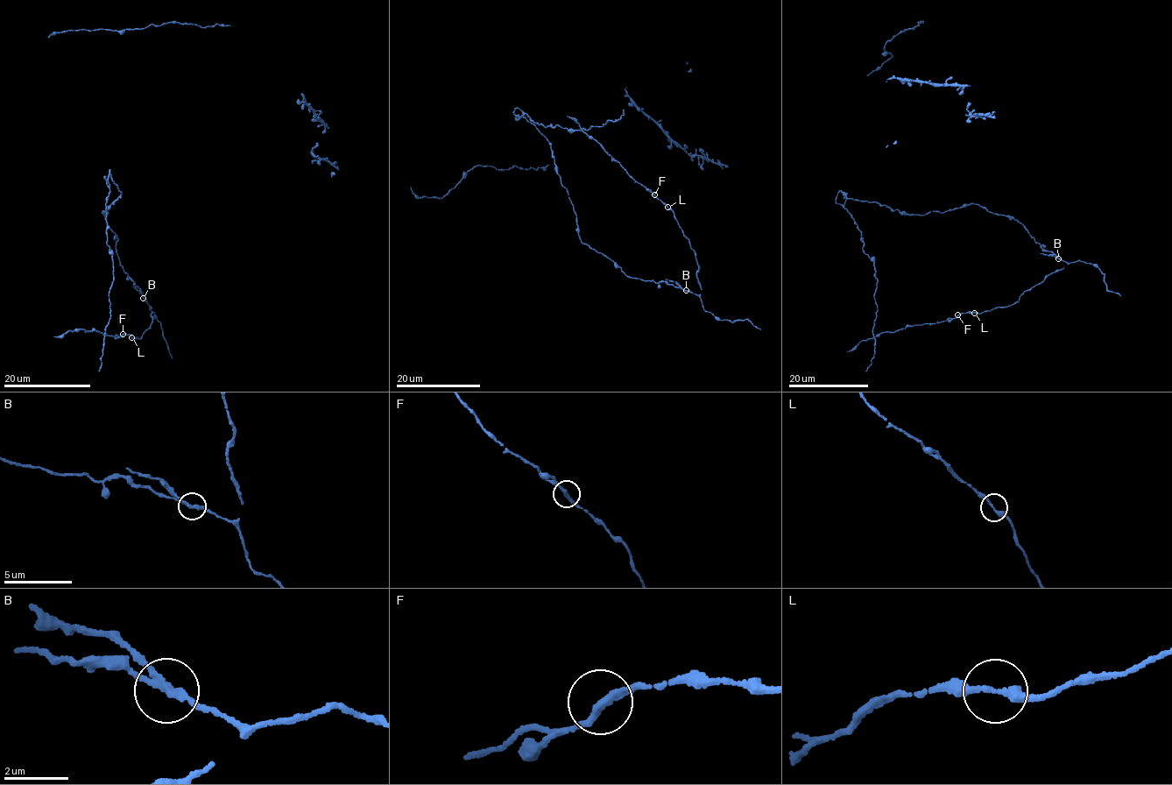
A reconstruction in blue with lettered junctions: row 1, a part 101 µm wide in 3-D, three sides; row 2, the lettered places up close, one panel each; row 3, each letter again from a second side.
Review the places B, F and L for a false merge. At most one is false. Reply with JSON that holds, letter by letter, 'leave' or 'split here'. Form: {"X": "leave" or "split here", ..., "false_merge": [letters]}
{"B": "split here", "F": "leave", "L": "leave", "false_merge": ["B"]}

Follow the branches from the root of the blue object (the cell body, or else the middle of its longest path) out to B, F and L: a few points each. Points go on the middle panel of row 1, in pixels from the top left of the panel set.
B: (580, 237), (582, 242), (608, 257), (628, 276), (666, 282), (686, 290)
F: (580, 237), (628, 276), (666, 282), (699, 294), (702, 289), (693, 249), (673, 212), (654, 194)
L: (580, 237), (582, 242), (608, 257), (628, 276), (666, 282), (699, 294), (702, 289), (693, 249), (667, 208)

